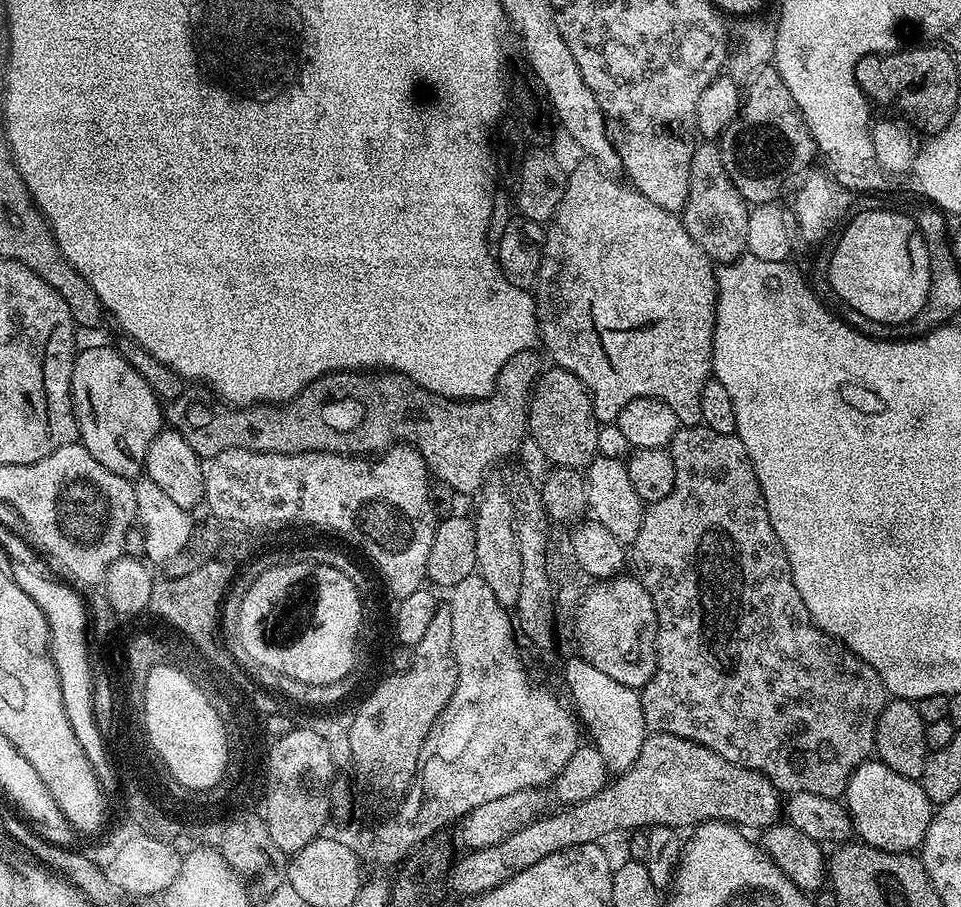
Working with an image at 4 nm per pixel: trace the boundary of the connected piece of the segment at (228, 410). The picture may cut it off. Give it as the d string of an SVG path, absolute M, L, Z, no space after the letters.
M536 350L522 352L516 355L507 368L502 369L498 381L498 387L491 396L485 396L482 400L450 400L446 396L435 396L430 390L426 390L409 378L402 376L399 372L391 370L357 370L355 372L327 372L324 376L319 376L314 382L310 382L301 390L295 398L289 400L287 404L278 404L275 406L229 406L223 402L217 402L215 399L203 400L200 396L188 396L178 399L170 408L167 409L166 418L169 425L176 432L181 433L186 442L190 442L190 450L194 450L201 458L211 458L222 454L222 450L250 450L251 452L265 452L266 454L302 454L303 452L338 452L357 458L365 454L383 454L390 448L397 447L403 442L409 448L415 448L420 453L420 457L426 462L429 473L436 476L448 488L453 488L456 492L474 492L481 491L486 477L491 473L491 468L499 462L503 456L515 457L520 451L522 442L528 430L528 402L530 393L542 371L540 365L541 353Z

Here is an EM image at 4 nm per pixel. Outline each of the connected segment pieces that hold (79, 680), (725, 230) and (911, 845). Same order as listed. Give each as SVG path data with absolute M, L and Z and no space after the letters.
M11 562L12 577L30 598L42 610L46 621L46 629L52 635L50 655L56 664L58 678L62 686L62 702L66 706L66 718L70 718L70 727L74 730L74 738L78 738L78 746L90 758L94 774L105 793L112 794L118 788L118 772L108 761L110 749L105 744L102 734L95 722L94 698L92 697L92 667L90 663L90 621L85 603L79 592L69 587L67 583L52 576L37 575L36 570L24 567L24 564Z
M716 142L697 143L690 162L690 194L682 213L686 234L702 246L717 265L731 264L748 252L746 226L750 205L735 188L723 165L721 148Z
M869 758L856 767L842 800L852 820L853 833L880 852L915 853L926 838L934 811L919 780L911 780L890 770L890 766L878 758Z

